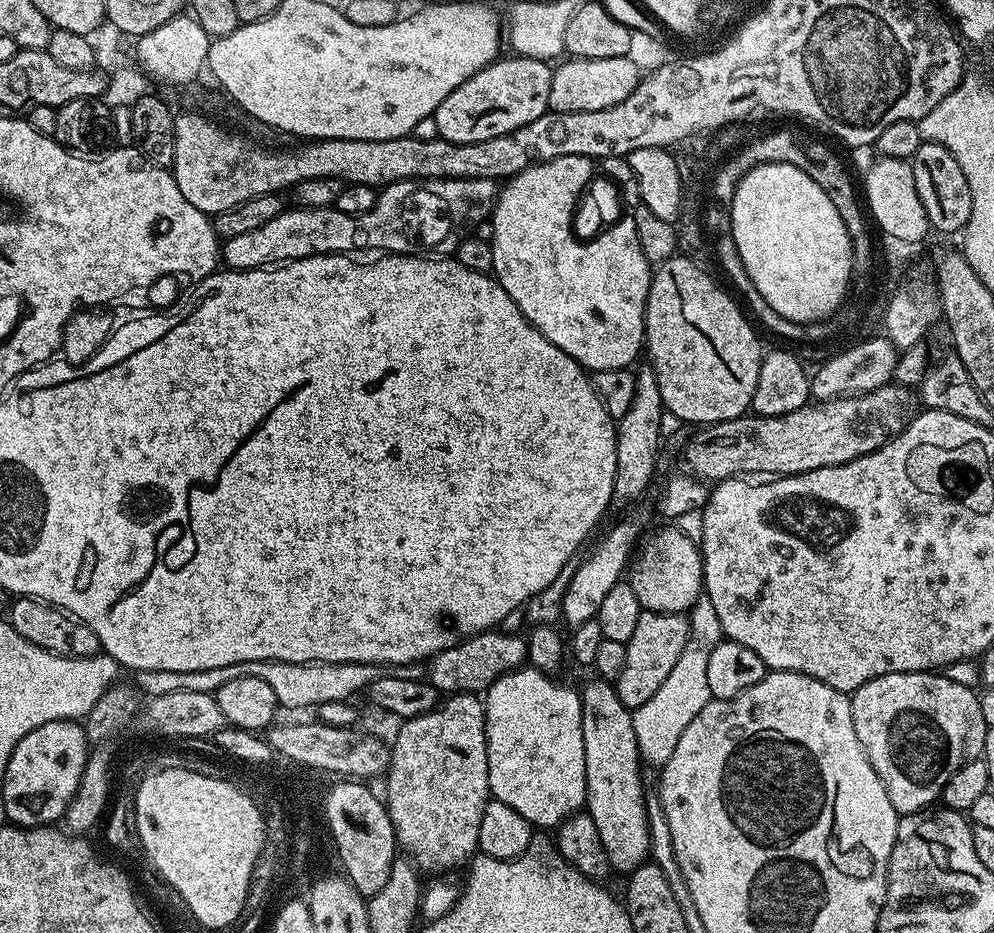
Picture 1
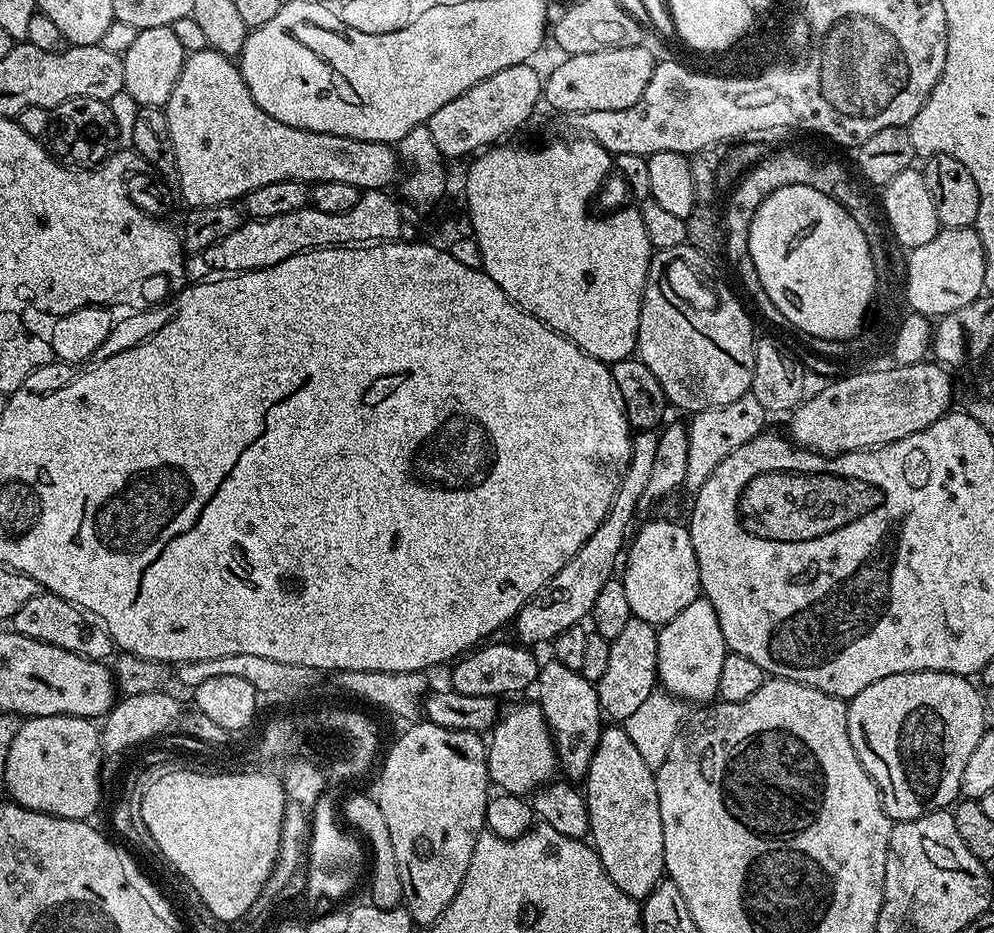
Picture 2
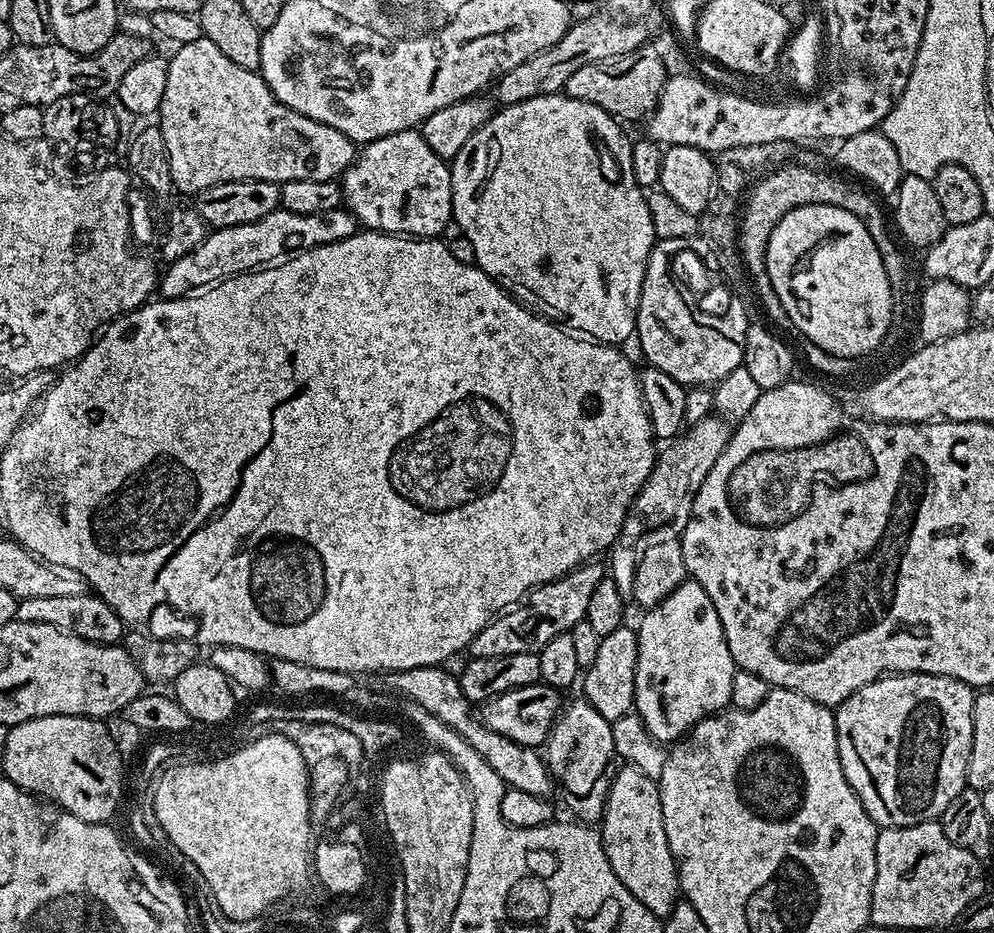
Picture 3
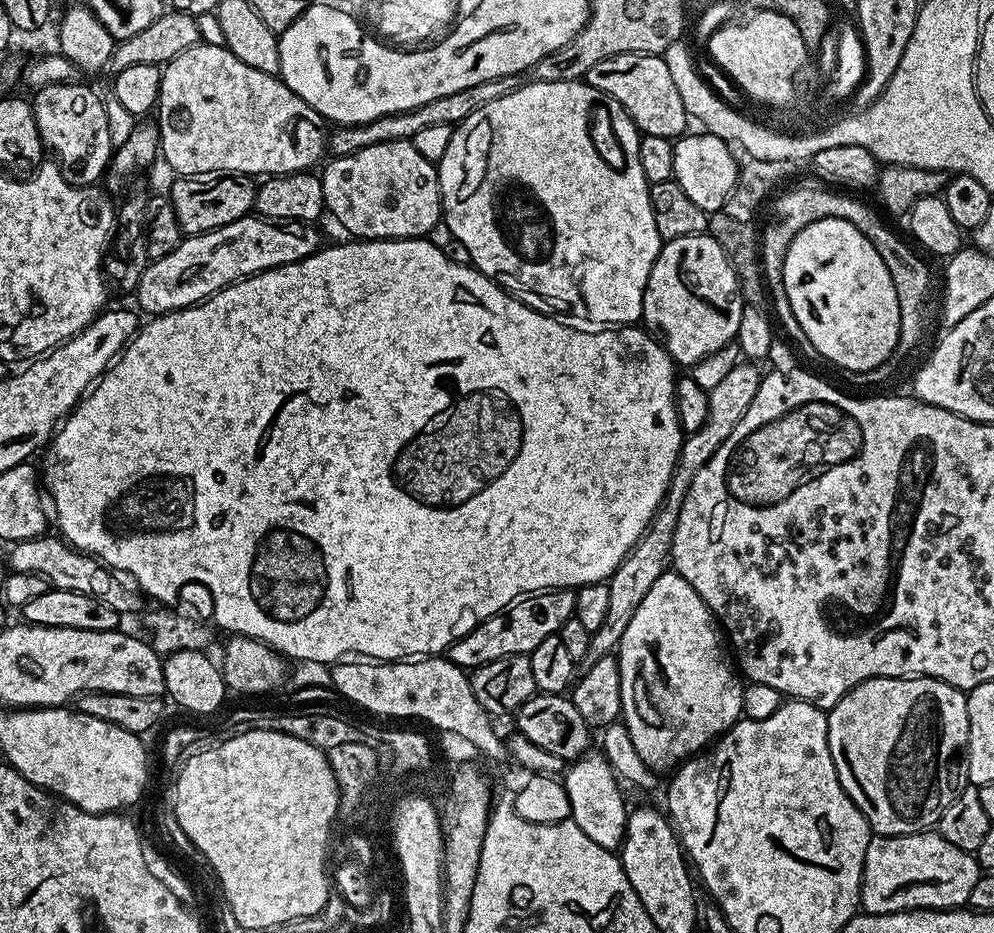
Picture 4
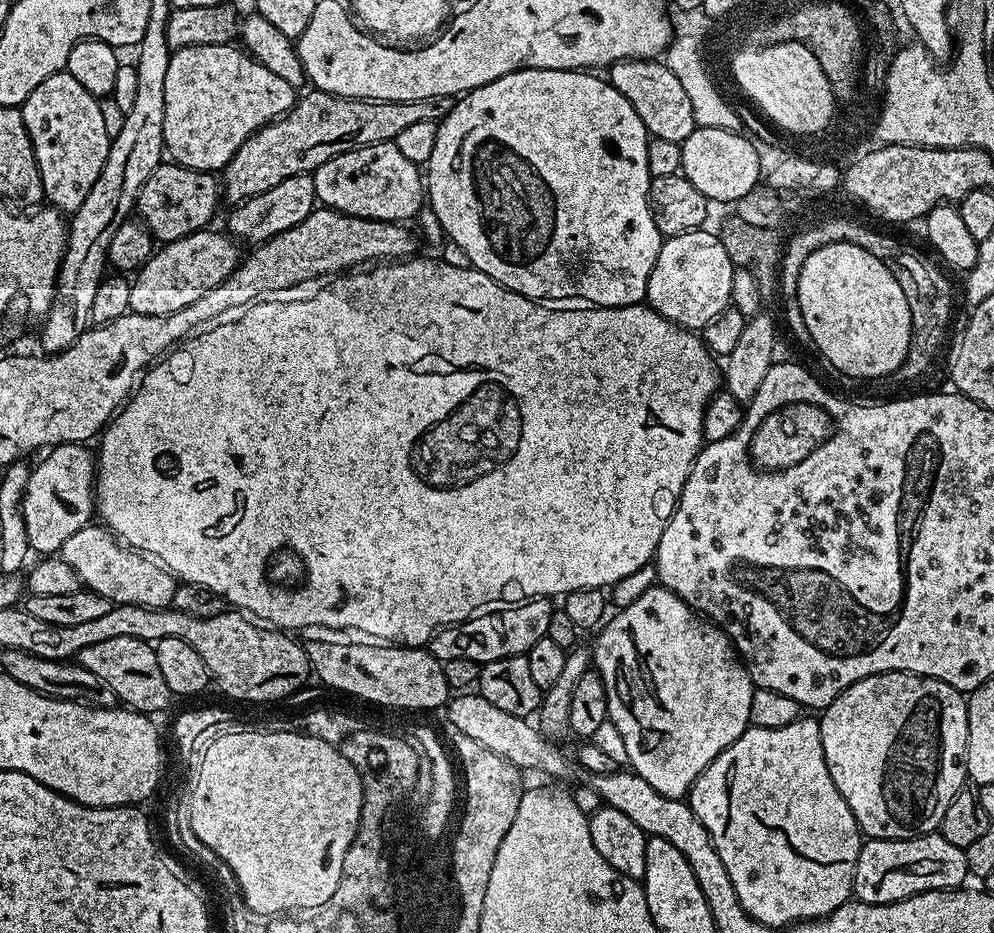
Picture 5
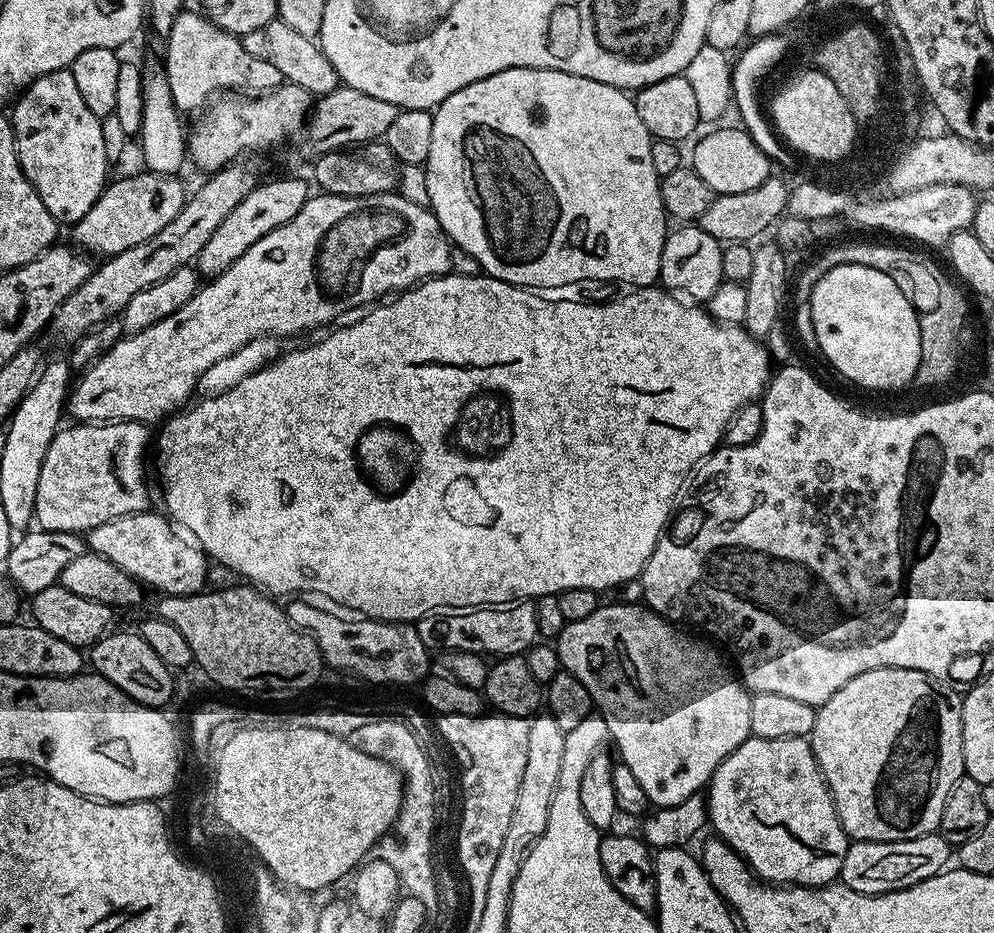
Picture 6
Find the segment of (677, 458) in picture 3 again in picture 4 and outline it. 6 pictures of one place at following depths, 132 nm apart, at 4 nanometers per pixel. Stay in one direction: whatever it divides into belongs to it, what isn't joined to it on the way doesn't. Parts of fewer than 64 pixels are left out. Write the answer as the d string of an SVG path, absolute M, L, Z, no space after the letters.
M752 362L736 364L734 370L726 374L723 382L718 382L718 386L708 389L706 422L702 422L697 432L685 435L668 493L665 494L660 509L649 522L642 538L628 551L628 556L620 563L618 570L614 570L614 574L606 581L610 590L609 609L606 610L606 619L602 626L598 626L598 630L592 633L590 648L586 650L586 656L582 661L584 668L594 666L598 658L611 656L619 649L622 634L626 634L626 626L630 626L630 618L634 618L634 610L638 610L638 602L642 602L642 598L650 594L650 586L654 586L654 582L658 582L658 578L662 578L662 574L669 571L674 530L678 526L678 514L690 490L690 482L694 482L694 474L698 474L698 470L706 466L706 462L716 453L718 446L722 446L722 442L730 438L734 426L742 422L742 414L750 410L750 402L754 402L754 394L758 394L758 386L762 379L762 372L756 368L759 367Z

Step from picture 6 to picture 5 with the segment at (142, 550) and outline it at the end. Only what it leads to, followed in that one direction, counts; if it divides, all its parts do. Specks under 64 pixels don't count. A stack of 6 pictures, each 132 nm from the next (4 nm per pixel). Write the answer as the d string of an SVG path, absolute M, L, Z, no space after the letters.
M93 522L70 534L70 538L62 542L58 555L66 562L66 566L70 566L78 574L87 591L96 592L113 604L147 608L173 607L178 585L176 577L151 556L146 556L143 552L129 548L127 544L117 540L115 534L108 531L103 523Z

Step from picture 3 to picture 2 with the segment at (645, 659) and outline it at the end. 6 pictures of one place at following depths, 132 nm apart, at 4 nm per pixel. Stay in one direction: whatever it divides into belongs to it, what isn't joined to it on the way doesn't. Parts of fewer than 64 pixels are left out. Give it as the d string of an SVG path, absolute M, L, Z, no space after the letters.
M703 598L690 602L680 614L662 625L656 637L656 674L663 691L685 702L711 701L718 693L718 677L722 674L722 662L726 655L722 626L718 626L718 614L714 614L714 606L710 606L710 602Z

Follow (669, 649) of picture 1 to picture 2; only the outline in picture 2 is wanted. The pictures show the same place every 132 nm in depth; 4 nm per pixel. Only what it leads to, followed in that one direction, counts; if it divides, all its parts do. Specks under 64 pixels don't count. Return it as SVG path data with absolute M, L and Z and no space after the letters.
M632 619L626 622L622 634L610 641L610 658L602 678L595 681L598 702L601 713L608 716L609 721L622 722L650 698L650 694L657 691L658 677L656 667L658 666L658 638L657 629L653 625L642 620Z

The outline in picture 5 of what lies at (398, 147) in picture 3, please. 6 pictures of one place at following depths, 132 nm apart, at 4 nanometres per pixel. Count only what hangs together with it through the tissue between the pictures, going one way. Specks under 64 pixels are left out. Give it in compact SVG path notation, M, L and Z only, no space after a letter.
M395 141L374 143L336 155L312 173L317 201L354 217L378 221L408 222L426 202L426 184L419 165L403 157Z

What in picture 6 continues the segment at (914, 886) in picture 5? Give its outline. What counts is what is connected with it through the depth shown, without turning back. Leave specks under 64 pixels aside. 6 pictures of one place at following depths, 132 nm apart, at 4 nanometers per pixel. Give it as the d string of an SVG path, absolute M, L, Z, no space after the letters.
M939 834L919 836L894 842L857 840L849 843L846 858L842 858L839 883L867 896L897 892L936 876L949 867L950 845Z

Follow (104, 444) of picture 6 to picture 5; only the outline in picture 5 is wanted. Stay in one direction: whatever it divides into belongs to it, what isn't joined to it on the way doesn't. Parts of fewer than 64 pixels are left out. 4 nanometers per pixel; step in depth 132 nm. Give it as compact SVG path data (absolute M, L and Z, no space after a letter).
M58 444L45 456L48 457L40 465L31 469L22 511L31 551L56 554L70 534L93 523L96 512L96 461L93 449L91 452L84 444Z

